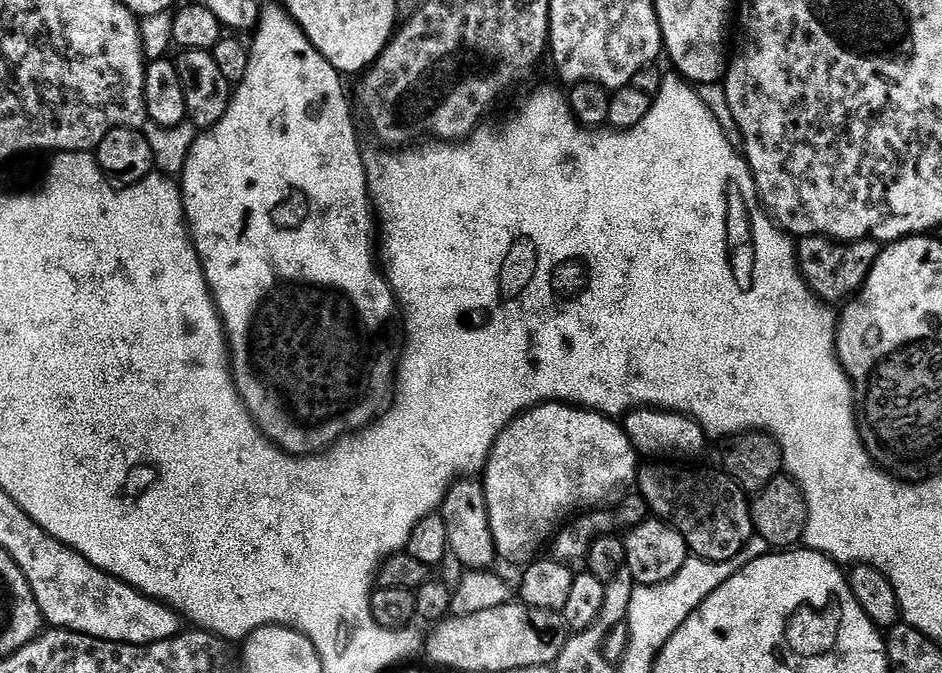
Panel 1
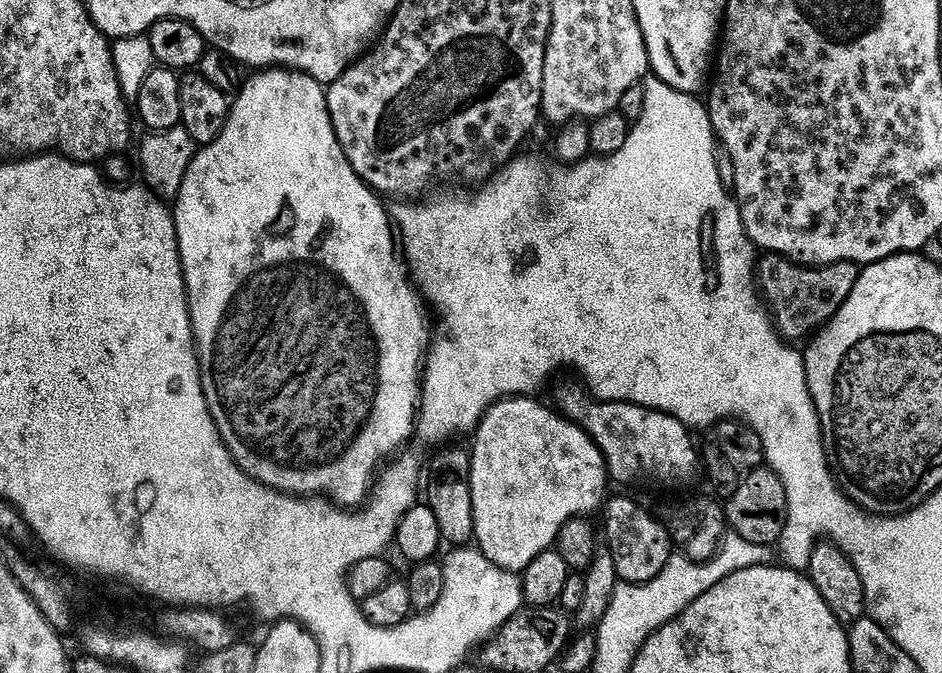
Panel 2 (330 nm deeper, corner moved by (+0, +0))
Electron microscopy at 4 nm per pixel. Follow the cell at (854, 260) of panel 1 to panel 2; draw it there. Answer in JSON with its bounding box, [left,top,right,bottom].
[758,254,861,338]

